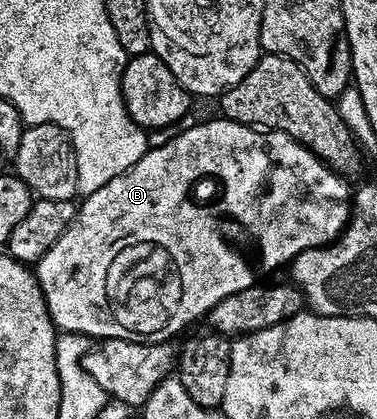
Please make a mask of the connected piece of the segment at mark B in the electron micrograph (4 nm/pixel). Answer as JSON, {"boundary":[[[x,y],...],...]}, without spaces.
{"boundary":[[[215,116],[211,122],[198,122],[159,146],[151,145],[146,154],[140,156],[136,164],[132,164],[132,168],[120,172],[120,176],[112,176],[104,188],[96,188],[96,192],[85,195],[81,199],[83,202],[77,203],[72,224],[36,264],[38,283],[42,285],[42,297],[46,299],[50,320],[59,331],[81,334],[90,340],[119,338],[143,344],[170,342],[197,318],[205,319],[210,309],[224,300],[224,296],[232,296],[232,292],[240,292],[255,285],[259,281],[258,274],[266,274],[277,266],[285,267],[300,252],[317,246],[328,246],[335,241],[346,229],[352,214],[350,190],[342,178],[345,177],[331,170],[310,151],[309,146],[301,146],[294,138],[289,138],[279,130],[265,131],[221,116]]]}

